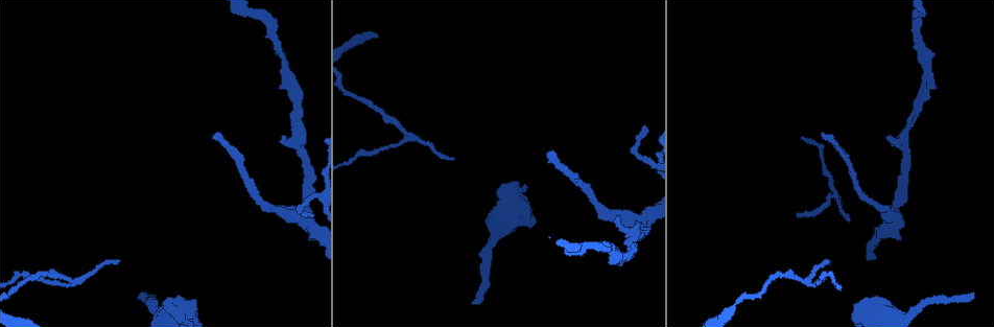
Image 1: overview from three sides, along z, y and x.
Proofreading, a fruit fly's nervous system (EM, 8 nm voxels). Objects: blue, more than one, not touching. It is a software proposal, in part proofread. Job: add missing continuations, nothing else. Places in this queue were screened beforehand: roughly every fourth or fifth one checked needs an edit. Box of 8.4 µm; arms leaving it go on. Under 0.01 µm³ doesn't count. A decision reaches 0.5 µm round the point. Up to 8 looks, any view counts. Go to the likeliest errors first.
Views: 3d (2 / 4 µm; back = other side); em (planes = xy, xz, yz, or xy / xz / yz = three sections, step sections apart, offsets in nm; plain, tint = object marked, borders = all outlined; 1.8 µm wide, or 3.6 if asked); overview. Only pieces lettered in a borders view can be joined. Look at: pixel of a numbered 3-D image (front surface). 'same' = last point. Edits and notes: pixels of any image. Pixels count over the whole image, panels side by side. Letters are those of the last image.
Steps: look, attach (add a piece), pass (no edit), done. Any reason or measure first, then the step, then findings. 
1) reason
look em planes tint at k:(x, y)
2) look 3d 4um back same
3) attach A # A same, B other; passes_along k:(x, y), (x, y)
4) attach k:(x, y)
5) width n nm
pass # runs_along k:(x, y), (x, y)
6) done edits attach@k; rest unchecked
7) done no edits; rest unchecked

branch stops here
look em planes borders at 1:(473, 303)

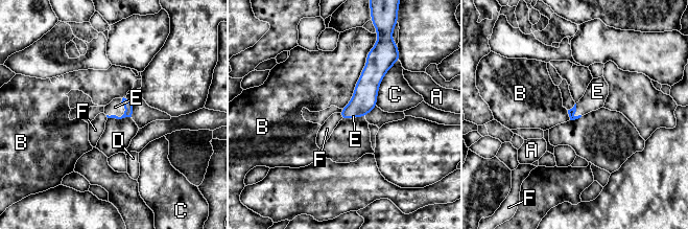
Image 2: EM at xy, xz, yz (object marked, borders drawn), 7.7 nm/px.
attach E # A other, B other, C other, D other, E same, F other; passes_along 2:(128, 106), (123, 114), (115, 107); the neuron continues

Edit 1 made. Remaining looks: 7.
redraw
look overview

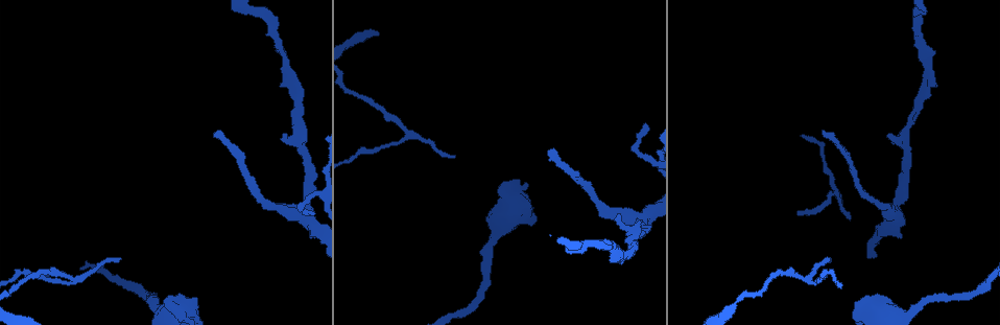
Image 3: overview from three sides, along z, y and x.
free end
look em xz step 4 borders at 3:(282, 135)

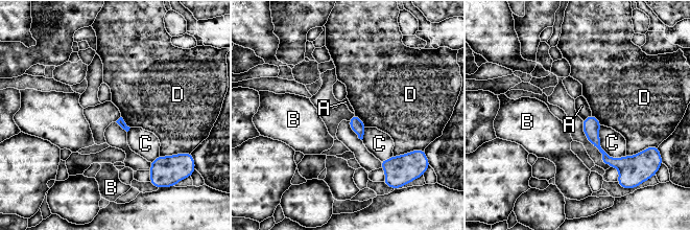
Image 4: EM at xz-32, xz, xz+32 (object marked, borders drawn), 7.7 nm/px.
look em planes borders same

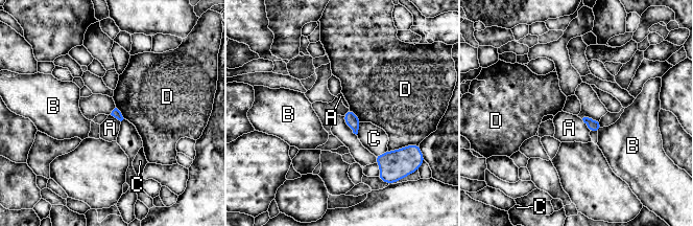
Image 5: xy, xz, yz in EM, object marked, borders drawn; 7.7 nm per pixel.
pass # A other, B other, C other, D other; border 5:(581, 119), (590, 131); no lettered piece goes on from it

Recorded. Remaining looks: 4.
look em 3.6um planes borders at 3:(192, 301)

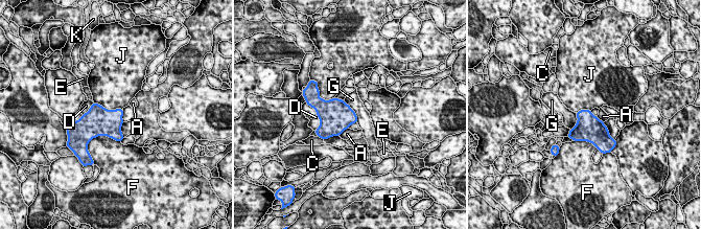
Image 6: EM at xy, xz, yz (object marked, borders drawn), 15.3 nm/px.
longest_contact F 480 nm
pass # A other, C other, D other, E other, F other, G other, J other, K other; border 6:(344, 100), (355, 113), (357, 121); none of them fits

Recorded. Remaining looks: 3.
look em xz step 8 borders at 3:(828, 257)

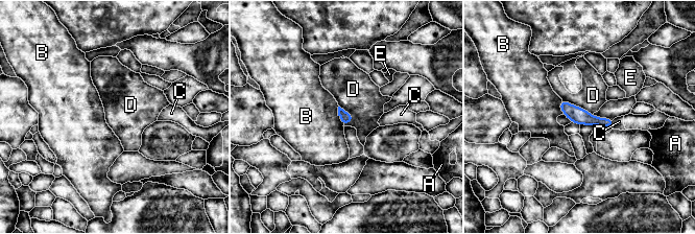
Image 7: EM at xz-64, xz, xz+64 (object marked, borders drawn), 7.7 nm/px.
cut it another way
look em planes borders same

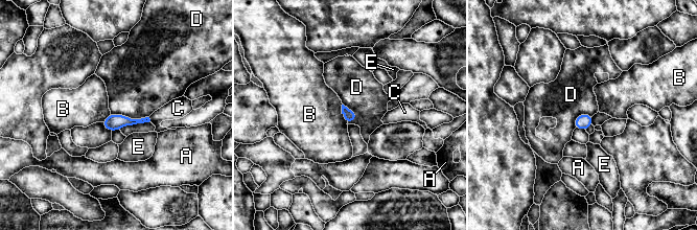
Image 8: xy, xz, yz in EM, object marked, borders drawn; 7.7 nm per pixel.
width 90 nm
attach C # A other, B other, C same, D other, E other; passes_along 8:(117, 121), (149, 119), (178, 108); the neuron continues

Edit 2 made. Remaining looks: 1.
done edits attach@2, attach@8; rest unchecked

